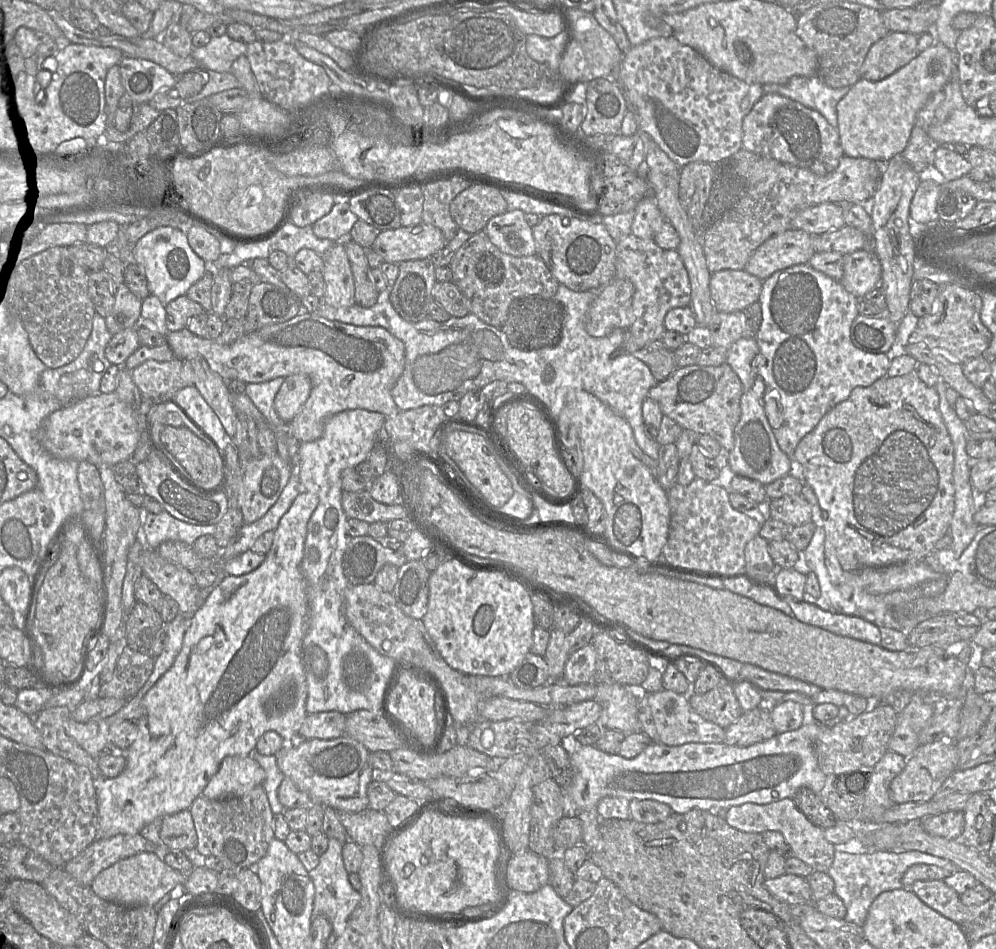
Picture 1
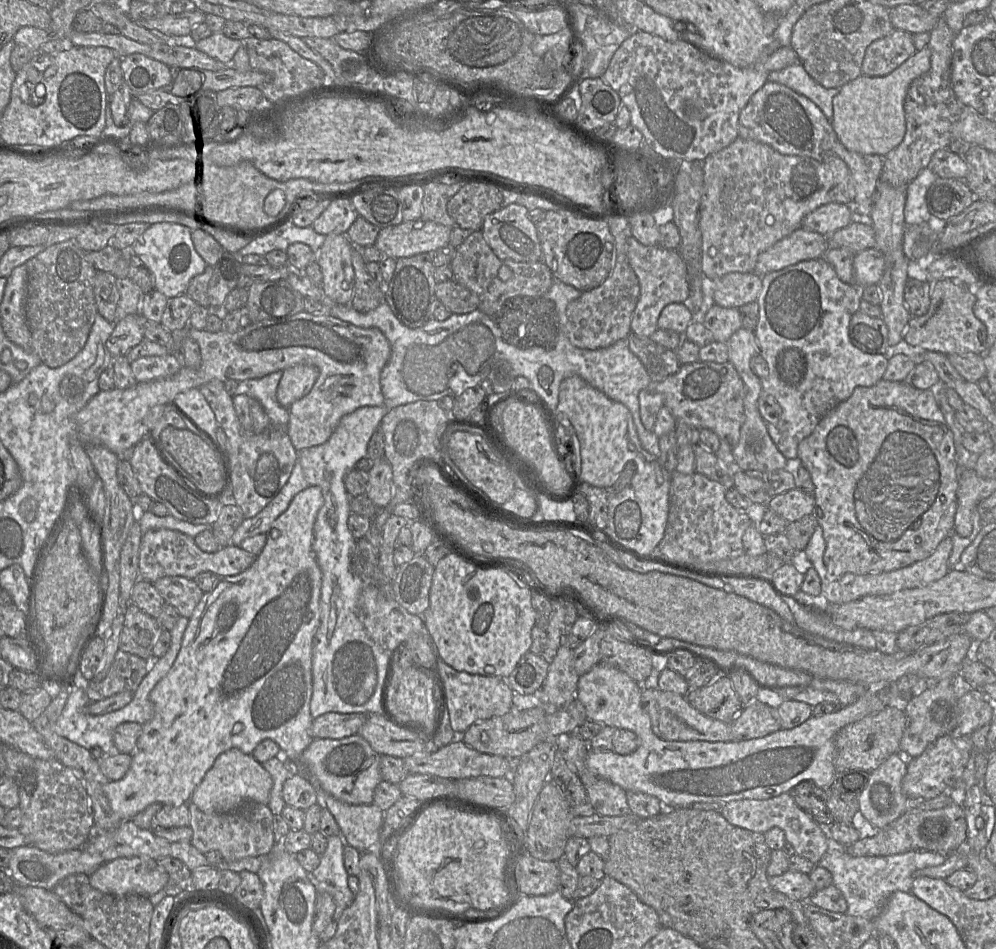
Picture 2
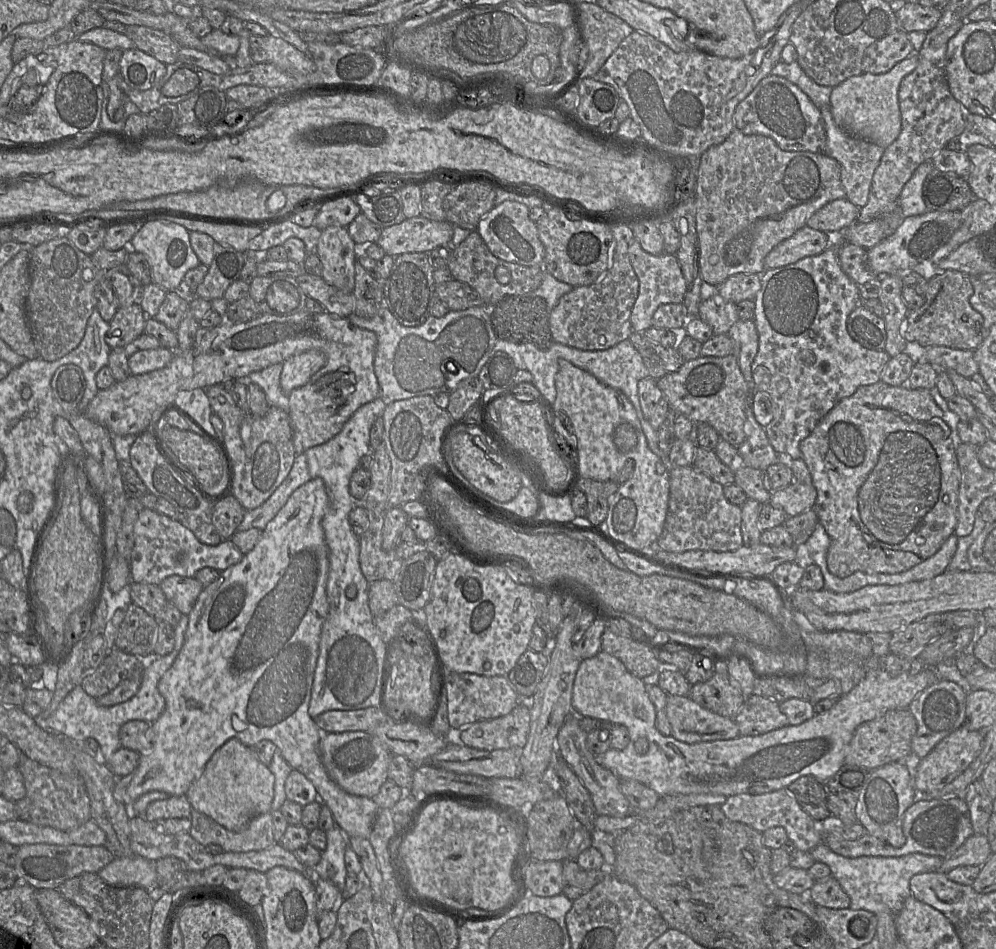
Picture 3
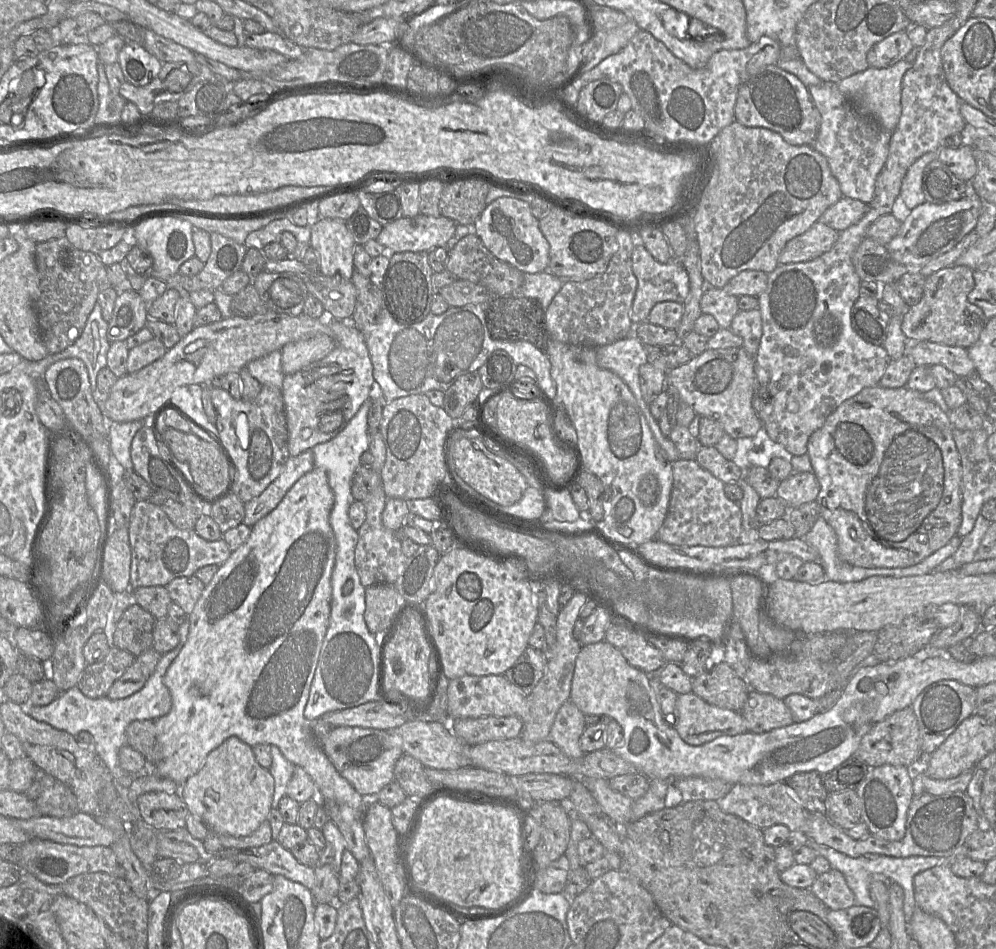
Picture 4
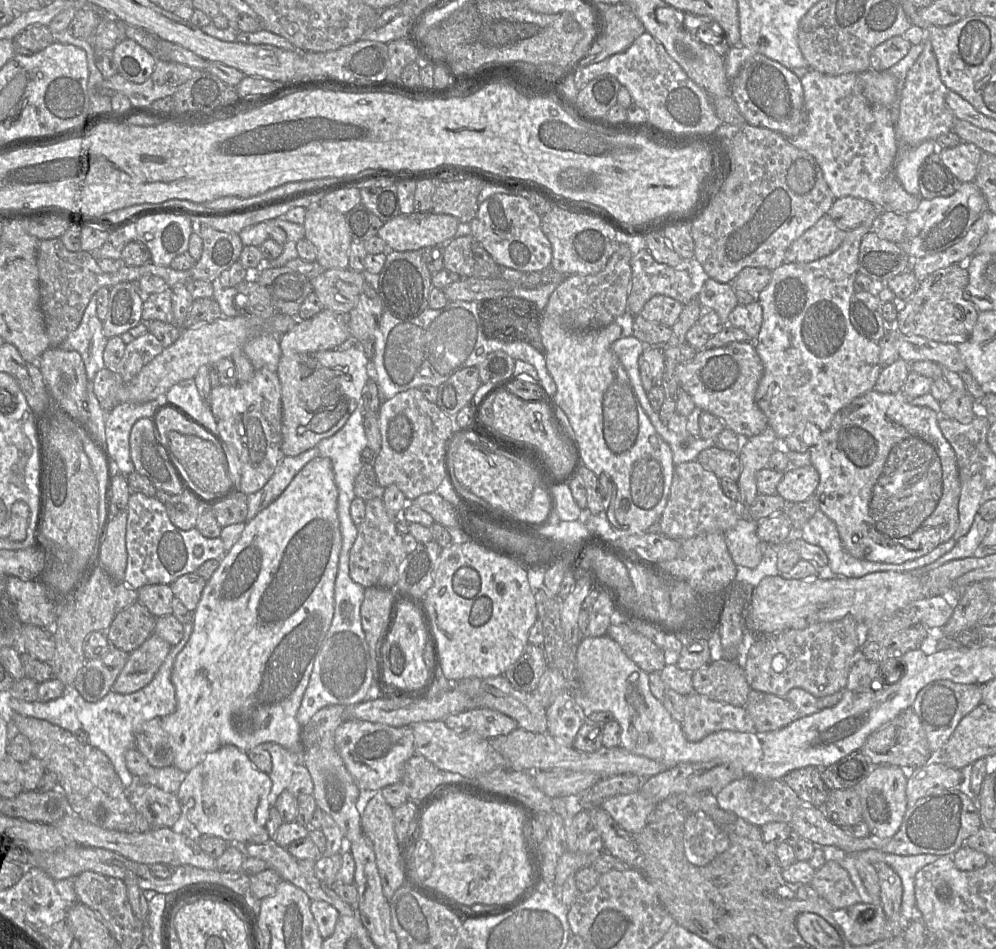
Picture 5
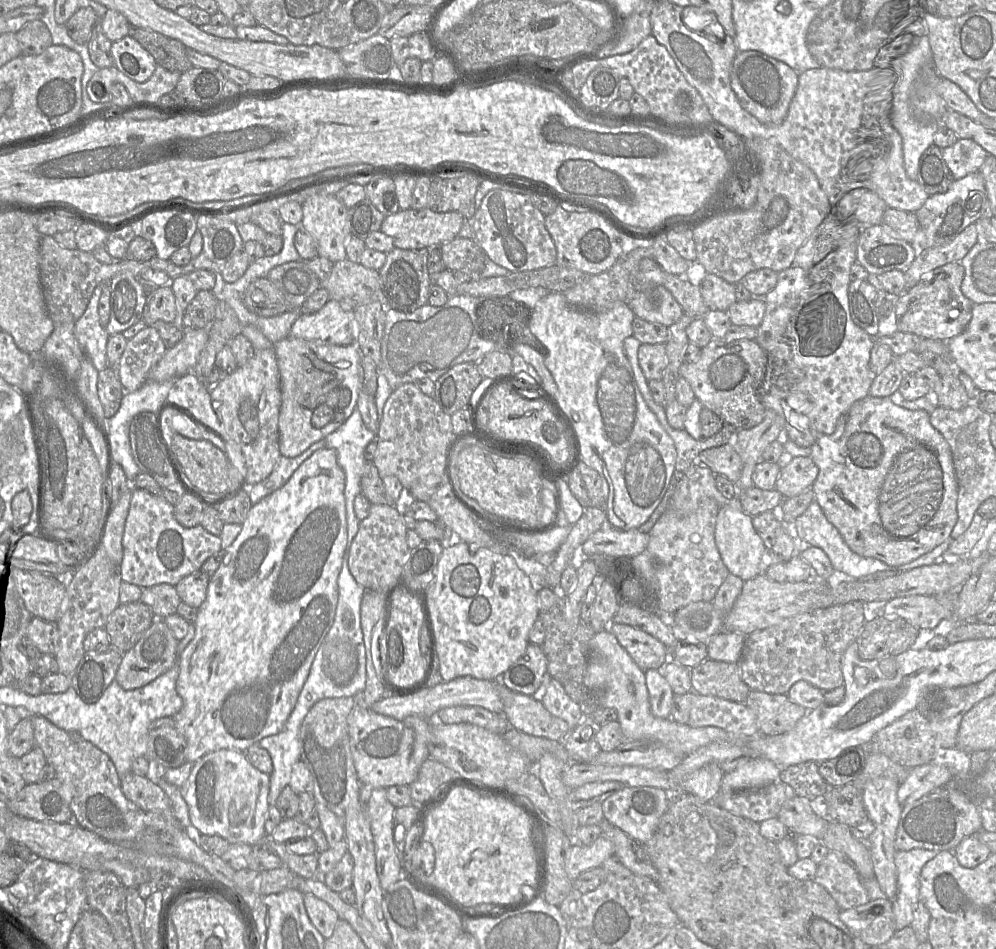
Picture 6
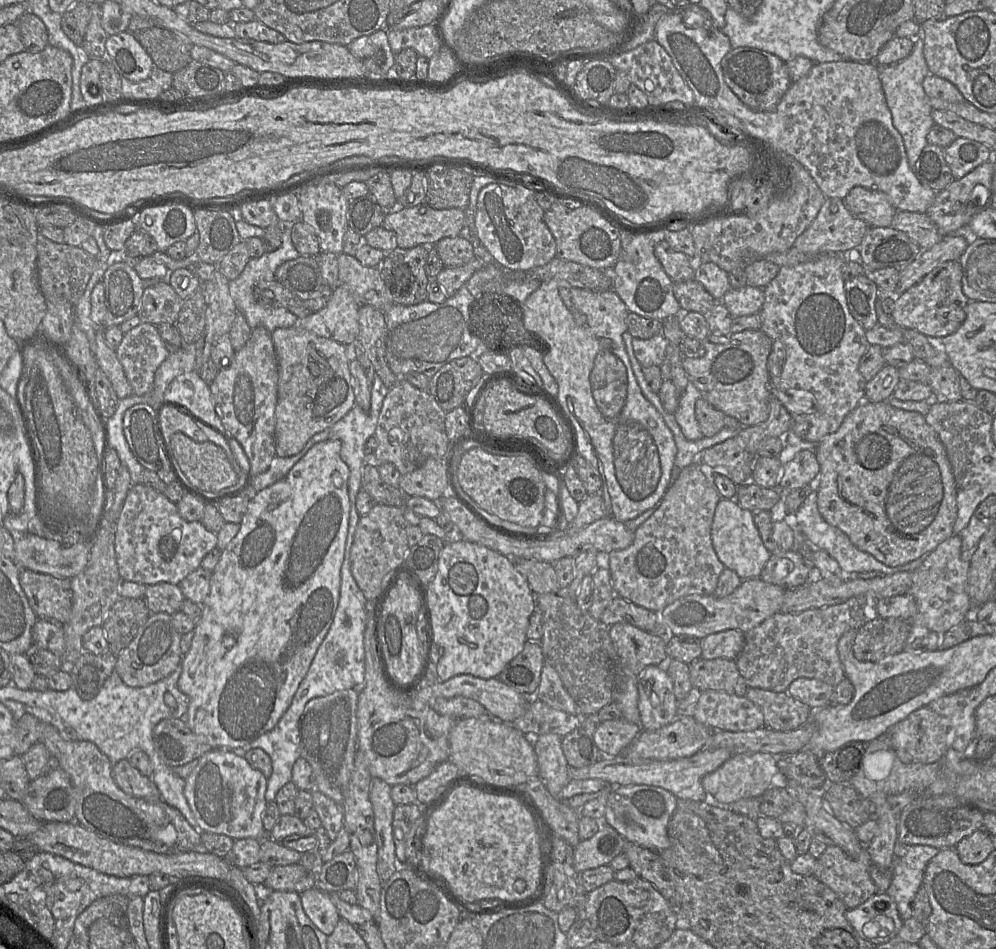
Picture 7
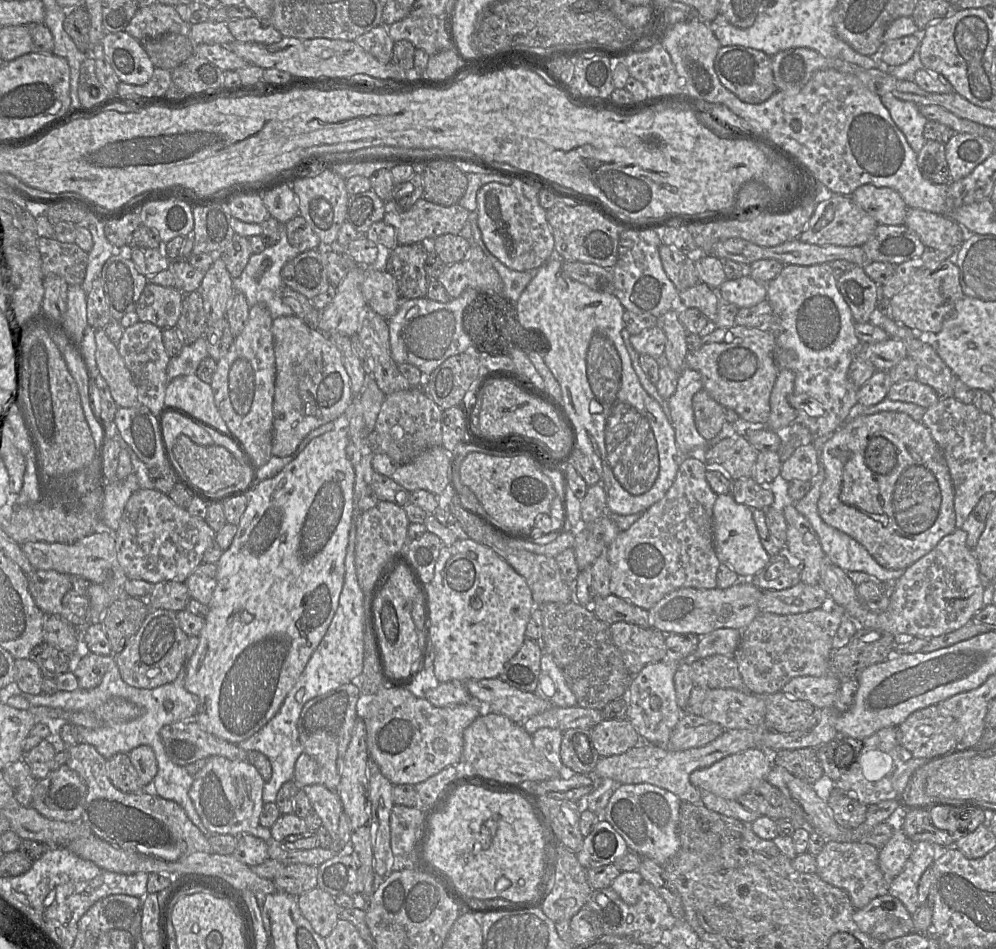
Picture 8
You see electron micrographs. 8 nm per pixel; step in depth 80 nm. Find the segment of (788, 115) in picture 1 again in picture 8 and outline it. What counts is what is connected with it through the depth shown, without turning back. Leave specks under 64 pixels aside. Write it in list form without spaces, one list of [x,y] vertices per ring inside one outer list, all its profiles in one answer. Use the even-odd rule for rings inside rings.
[[[741,45],[721,46],[714,60],[714,69],[723,86],[739,99],[750,104],[760,104],[777,92],[771,57],[760,50]]]

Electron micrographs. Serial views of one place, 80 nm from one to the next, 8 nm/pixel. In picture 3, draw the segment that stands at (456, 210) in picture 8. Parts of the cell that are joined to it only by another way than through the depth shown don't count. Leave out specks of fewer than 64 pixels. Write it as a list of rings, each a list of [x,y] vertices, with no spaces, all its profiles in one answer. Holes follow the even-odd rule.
[[[419,215],[382,228],[377,244],[385,254],[395,257],[408,252],[430,252],[449,243],[454,225],[447,220],[433,221]]]

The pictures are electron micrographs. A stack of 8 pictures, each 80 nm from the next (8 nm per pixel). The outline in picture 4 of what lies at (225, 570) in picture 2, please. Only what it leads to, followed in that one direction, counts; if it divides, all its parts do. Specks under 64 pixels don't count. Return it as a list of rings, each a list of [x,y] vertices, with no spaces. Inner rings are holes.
[[[148,500],[136,501],[131,512],[128,532],[131,549],[131,589],[146,586],[166,587],[176,578],[195,575],[197,570],[204,566],[223,565],[232,553],[223,538],[207,541],[194,529],[178,529],[159,506]]]

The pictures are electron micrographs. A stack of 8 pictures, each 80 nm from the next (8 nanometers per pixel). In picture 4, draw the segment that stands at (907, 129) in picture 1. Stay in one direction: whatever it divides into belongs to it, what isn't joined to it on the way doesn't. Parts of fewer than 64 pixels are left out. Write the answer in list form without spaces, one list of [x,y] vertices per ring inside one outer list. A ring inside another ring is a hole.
[[[902,59],[888,68],[868,67],[841,80],[837,83],[837,87],[860,114],[872,118],[886,131],[893,132],[901,115],[902,79],[912,65]]]

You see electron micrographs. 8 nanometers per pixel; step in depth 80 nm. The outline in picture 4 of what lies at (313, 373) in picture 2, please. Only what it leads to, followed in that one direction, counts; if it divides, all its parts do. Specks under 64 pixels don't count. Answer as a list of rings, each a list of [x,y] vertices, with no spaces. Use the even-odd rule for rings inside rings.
[[[325,334],[284,345],[280,350],[284,375],[294,374],[309,364],[323,359],[335,346],[334,339]]]

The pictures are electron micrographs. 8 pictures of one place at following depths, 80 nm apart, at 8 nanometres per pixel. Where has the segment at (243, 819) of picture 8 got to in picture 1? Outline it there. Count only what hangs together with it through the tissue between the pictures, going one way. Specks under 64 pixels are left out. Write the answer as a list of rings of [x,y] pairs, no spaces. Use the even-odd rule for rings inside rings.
[[[227,756],[201,795],[211,800],[239,797],[262,785],[265,778],[265,771],[251,756]]]

